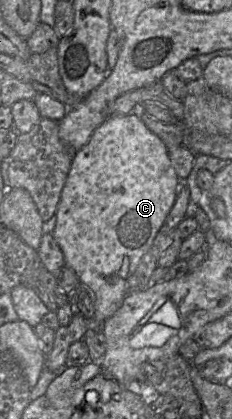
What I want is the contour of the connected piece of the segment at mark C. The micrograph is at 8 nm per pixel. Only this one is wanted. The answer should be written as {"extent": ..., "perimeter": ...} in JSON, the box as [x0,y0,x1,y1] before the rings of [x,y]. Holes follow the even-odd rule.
{"extent":[52,113,180,327],"perimeter":[[[135,113],[127,115],[109,116],[100,124],[90,135],[88,140],[74,152],[66,175],[64,185],[60,193],[60,199],[57,204],[55,218],[56,223],[52,235],[59,245],[65,265],[71,268],[79,279],[79,282],[87,285],[95,295],[93,321],[89,321],[89,327],[101,327],[101,324],[111,317],[120,307],[126,294],[126,283],[129,276],[136,270],[141,258],[151,247],[158,231],[164,224],[172,206],[176,201],[178,188],[180,186],[178,177],[169,157],[169,149],[165,143],[144,124],[142,119]],[[128,256],[130,264],[123,265],[123,258]]]}

